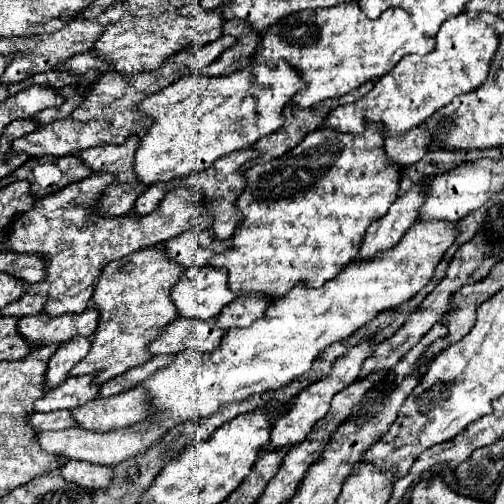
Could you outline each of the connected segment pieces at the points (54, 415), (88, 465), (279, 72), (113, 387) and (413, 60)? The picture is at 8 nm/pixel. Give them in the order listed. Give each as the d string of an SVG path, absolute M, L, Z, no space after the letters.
M56 410L56 412L46 412L46 414L36 412L36 414L30 414L26 418L26 422L32 424L38 432L44 432L44 430L64 430L64 428L78 426L68 410Z
M66 462L62 468L56 470L56 474L60 474L62 478L76 482L80 486L98 490L104 488L106 484L110 484L110 480L114 478L114 466L100 466L100 464L92 464L92 462Z
M280 60L278 64L252 64L228 76L190 74L176 80L174 84L142 100L140 104L140 110L152 116L154 124L148 128L148 132L140 140L140 148L136 152L136 168L134 168L136 178L148 186L156 182L168 182L174 178L188 176L192 172L206 170L218 158L256 144L260 138L270 136L272 132L282 128L284 124L282 110L292 100L292 96L302 88L306 88L304 78L286 60Z
M154 356L152 360L148 360L146 364L142 366L136 366L128 372L124 372L122 376L118 378L112 378L108 380L106 384L102 384L100 388L100 396L112 396L112 394L118 394L118 392L124 392L124 390L130 390L134 386L138 386L140 382L144 382L148 376L152 376L156 370L160 368L166 368L168 364L172 364L174 356Z
M462 12L446 20L436 34L434 52L402 58L366 96L334 110L326 120L326 128L360 134L368 122L384 122L384 134L390 136L424 124L426 118L450 104L452 98L472 92L486 82L490 62L500 46L500 36L494 30L498 20L492 12Z

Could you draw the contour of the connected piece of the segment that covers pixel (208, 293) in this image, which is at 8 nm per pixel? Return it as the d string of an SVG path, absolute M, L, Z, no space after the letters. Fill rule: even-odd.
M196 266L186 270L172 288L172 302L178 306L180 316L210 320L216 318L236 294L228 288L226 268Z

